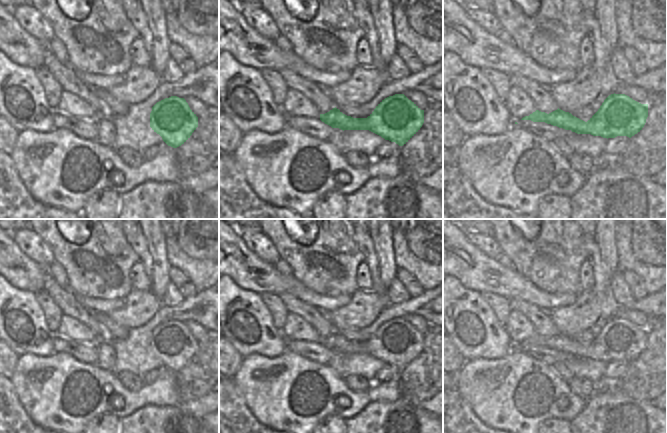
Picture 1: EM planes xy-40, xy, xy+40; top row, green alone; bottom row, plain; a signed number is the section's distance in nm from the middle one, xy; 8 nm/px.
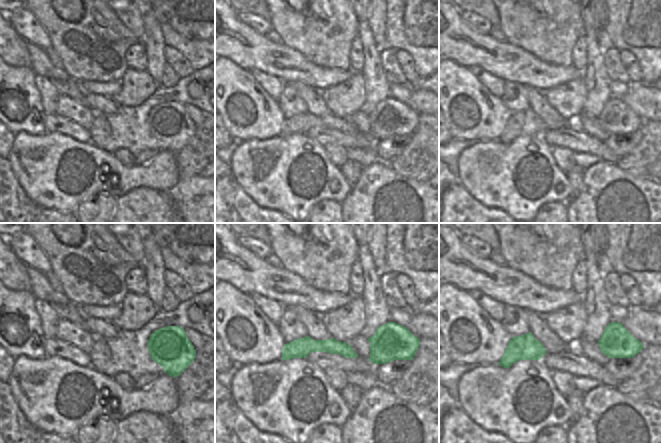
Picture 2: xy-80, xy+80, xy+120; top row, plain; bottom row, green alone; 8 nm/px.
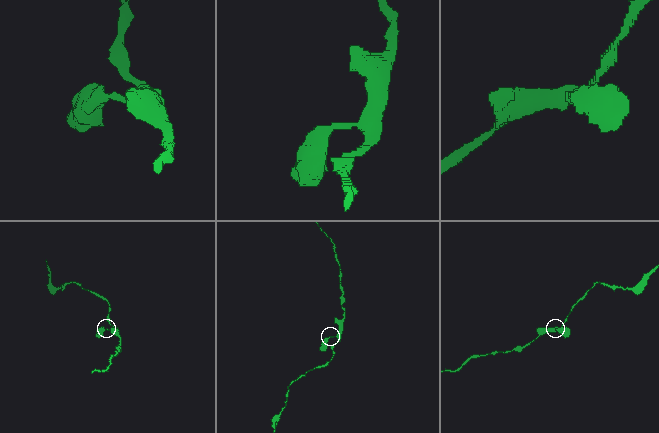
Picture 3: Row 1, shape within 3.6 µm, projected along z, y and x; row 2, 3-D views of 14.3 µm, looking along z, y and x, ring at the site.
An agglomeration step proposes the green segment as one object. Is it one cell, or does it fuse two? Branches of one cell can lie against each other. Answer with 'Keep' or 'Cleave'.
Keep.

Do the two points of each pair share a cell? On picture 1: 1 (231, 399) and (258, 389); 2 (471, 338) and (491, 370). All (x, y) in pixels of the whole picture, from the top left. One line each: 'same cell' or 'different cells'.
1: different cells
2: different cells

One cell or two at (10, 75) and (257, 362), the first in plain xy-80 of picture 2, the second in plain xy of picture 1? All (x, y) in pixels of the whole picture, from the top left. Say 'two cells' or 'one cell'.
two cells

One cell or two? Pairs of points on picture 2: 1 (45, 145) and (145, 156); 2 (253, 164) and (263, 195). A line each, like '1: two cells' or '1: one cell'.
1: two cells
2: one cell

